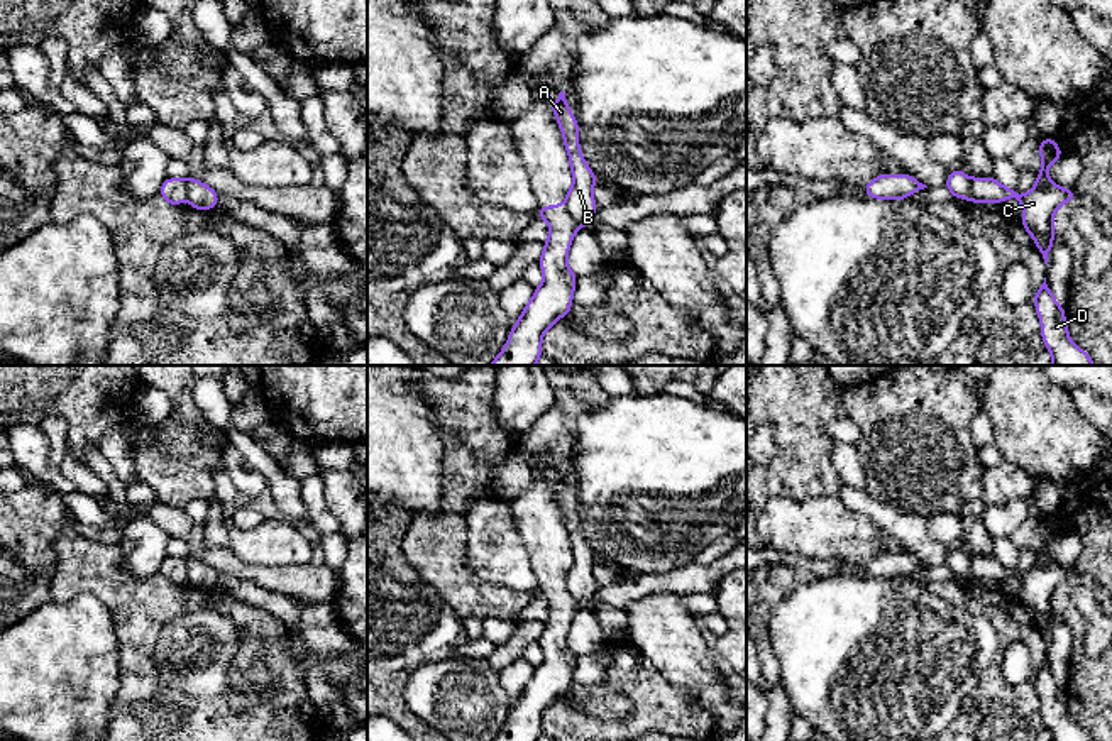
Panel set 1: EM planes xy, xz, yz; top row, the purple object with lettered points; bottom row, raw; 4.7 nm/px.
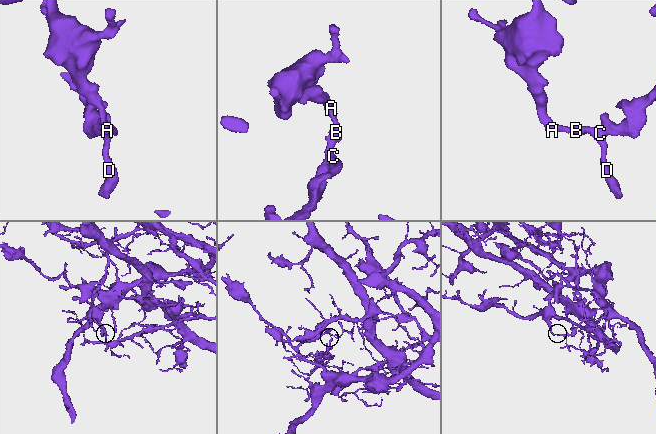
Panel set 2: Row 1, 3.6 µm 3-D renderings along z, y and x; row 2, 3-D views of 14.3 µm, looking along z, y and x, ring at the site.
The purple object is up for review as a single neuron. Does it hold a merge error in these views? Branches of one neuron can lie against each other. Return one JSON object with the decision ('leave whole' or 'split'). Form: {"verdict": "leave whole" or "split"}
{"verdict": "split"}

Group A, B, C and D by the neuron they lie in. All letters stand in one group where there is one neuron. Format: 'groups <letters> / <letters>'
groups A B / C D

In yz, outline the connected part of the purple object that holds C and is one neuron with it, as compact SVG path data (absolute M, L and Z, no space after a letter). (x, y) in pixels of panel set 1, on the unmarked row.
M1053 516L1039 519L1039 530L1041 550L1029 572L1017 574L1014 567L1002 565L995 557L973 557L970 562L970 575L977 582L1000 582L1007 577L1017 577L1024 590L1021 602L1034 618L1048 645L1048 631L1054 621L1053 596L1060 584L1075 580L1075 570L1061 567L1048 557L1048 546L1063 535Z

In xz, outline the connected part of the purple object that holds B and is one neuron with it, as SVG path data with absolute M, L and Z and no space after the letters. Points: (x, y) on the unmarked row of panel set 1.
M564 469L552 482L550 489L555 492L559 506L562 509L574 557L574 562L565 574L565 585L581 606L591 604L591 597L597 590L597 584L592 575L592 567L597 560L596 553L591 550L581 533L577 499L572 494L569 482L565 480Z

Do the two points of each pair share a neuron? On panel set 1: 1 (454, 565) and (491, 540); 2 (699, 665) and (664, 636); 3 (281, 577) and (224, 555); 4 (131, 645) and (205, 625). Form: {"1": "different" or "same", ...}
{"1": "different", "2": "same", "3": "same", "4": "different"}

